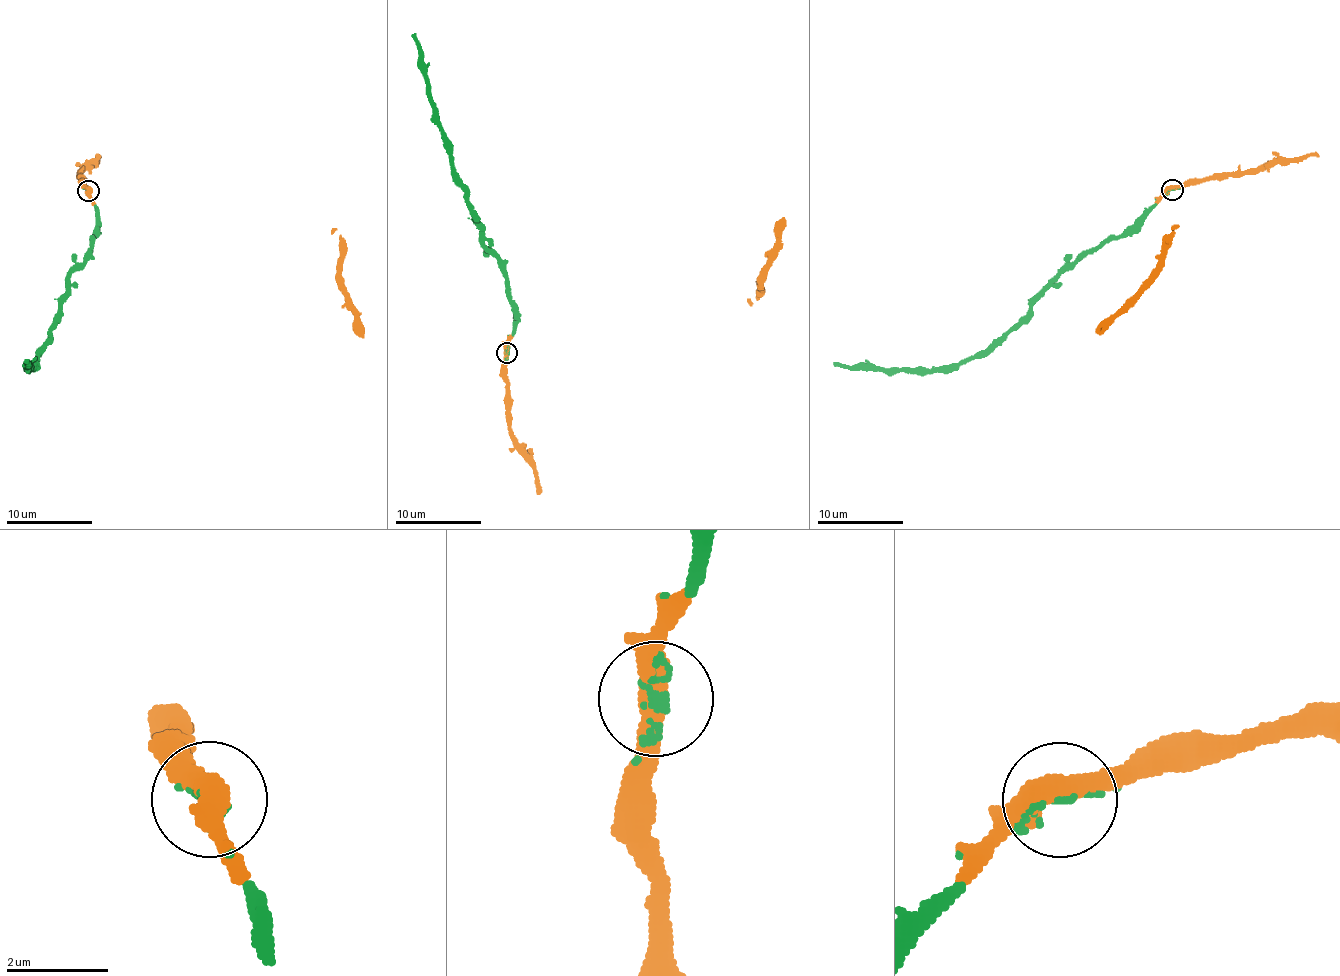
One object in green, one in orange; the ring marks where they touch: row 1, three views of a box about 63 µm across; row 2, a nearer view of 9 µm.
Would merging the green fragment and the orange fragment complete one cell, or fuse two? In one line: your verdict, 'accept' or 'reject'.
accept

